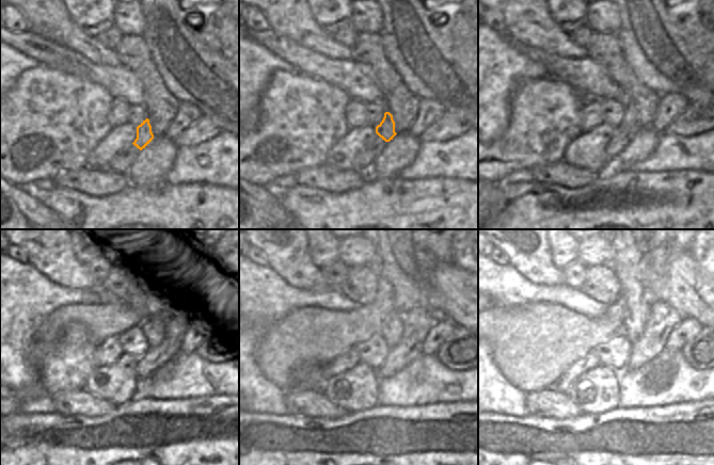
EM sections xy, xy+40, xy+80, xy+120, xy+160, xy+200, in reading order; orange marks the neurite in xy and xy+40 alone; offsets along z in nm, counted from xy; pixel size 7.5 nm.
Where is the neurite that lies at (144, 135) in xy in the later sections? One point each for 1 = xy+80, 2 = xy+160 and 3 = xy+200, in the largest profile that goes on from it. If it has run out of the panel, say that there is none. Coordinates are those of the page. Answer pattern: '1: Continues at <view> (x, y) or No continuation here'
1: Continues at xy+80 (629, 121)
2: Continues at xy+160 (392, 330)
3: Continues at xy+200 (631, 287)

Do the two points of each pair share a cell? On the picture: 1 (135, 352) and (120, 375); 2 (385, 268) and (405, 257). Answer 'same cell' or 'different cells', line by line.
1: different cells
2: same cell

